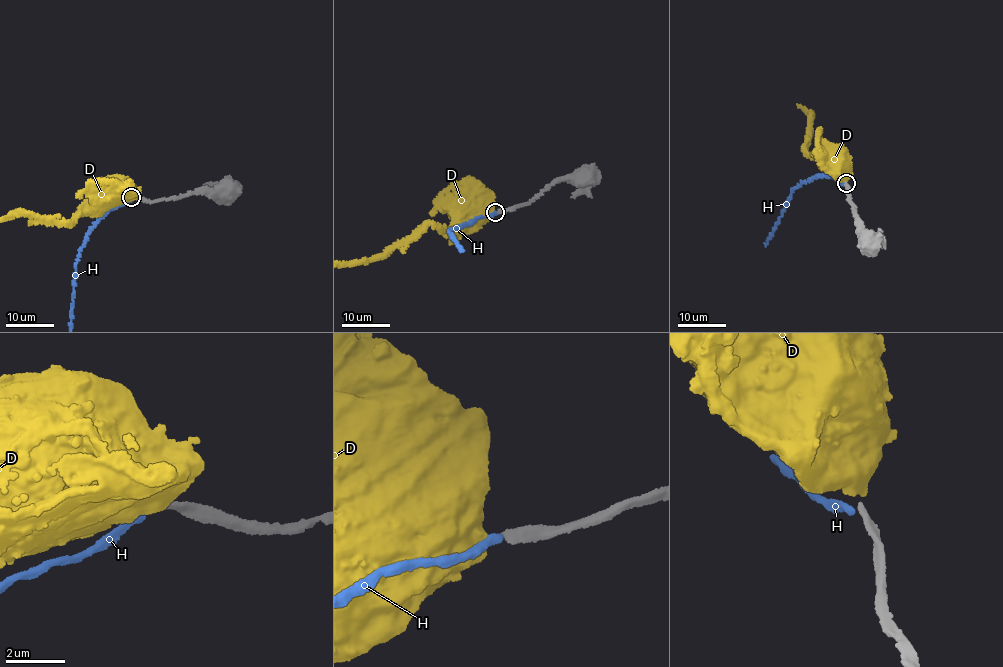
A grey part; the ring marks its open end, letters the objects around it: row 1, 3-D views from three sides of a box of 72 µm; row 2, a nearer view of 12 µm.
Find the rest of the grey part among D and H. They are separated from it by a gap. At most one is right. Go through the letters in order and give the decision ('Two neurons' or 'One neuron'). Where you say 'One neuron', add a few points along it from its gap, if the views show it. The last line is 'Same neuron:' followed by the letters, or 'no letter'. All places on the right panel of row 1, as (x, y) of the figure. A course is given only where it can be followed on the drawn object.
D: Two neurons
H: Two neurons
Same neuron: no letter

